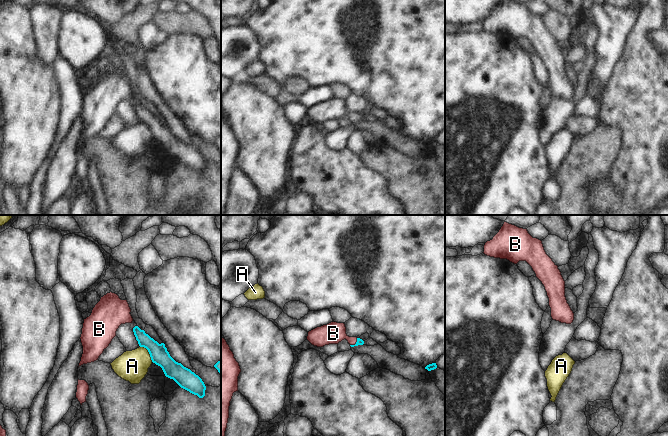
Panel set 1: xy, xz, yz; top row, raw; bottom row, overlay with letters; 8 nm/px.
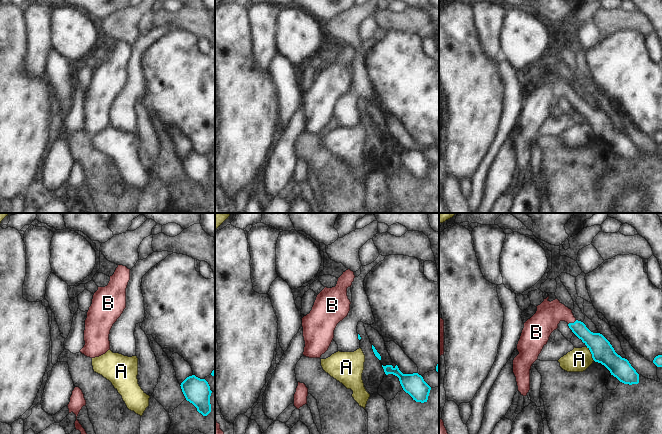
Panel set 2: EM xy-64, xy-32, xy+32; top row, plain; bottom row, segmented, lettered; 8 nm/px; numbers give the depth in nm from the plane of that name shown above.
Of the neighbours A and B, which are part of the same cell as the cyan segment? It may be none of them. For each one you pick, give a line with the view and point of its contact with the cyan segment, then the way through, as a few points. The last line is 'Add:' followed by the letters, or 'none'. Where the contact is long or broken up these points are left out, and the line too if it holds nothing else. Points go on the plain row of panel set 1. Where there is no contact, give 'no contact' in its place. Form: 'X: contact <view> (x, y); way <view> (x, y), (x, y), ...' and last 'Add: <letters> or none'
B: contact xz (356, 119); way xz (359, 117), (356, 119), (343, 111), (333, 109)
Add: B

